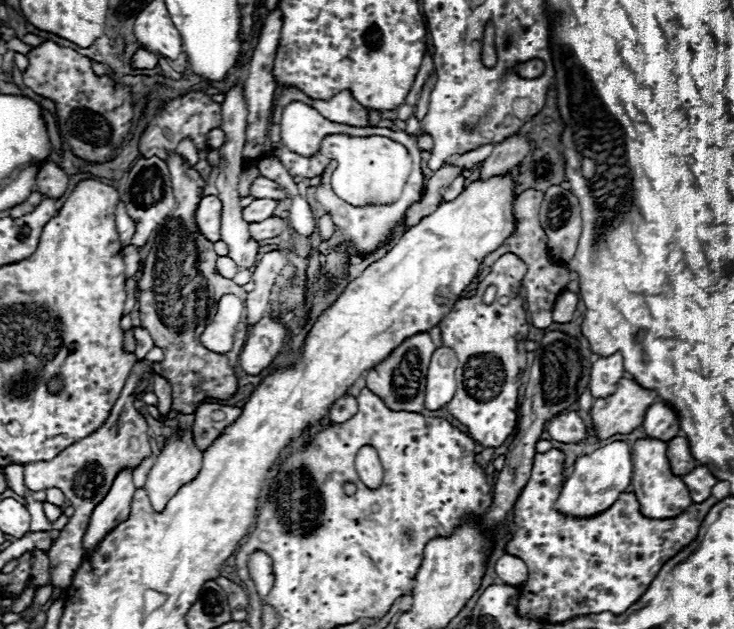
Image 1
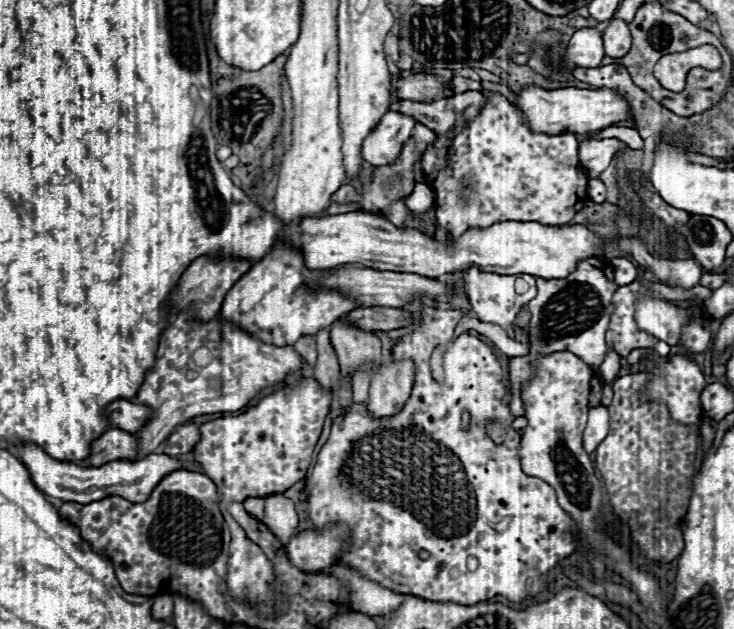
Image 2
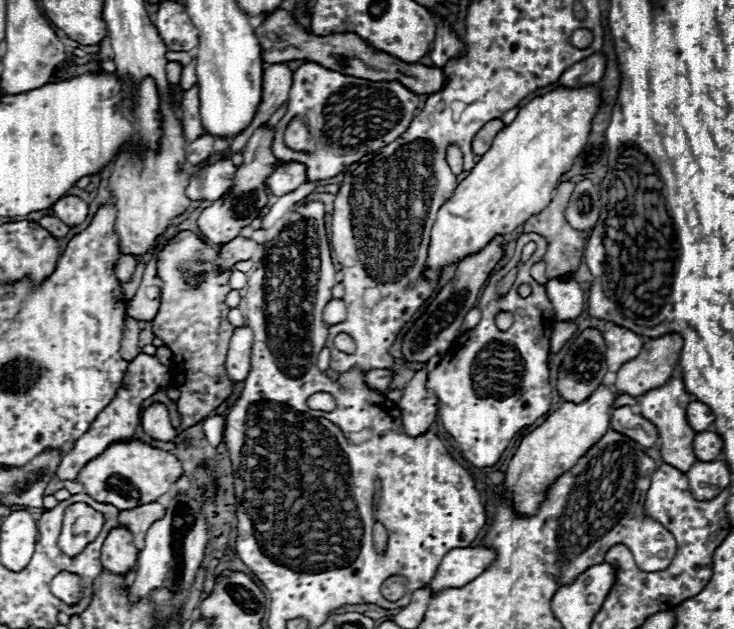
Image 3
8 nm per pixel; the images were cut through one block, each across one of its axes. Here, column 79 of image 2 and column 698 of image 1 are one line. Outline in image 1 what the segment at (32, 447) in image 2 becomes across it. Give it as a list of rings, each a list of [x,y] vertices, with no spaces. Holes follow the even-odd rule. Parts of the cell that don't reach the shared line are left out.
[[[696,466],[690,474],[682,476],[682,482],[688,486],[692,500],[700,502],[700,500],[706,500],[710,496],[710,490],[718,480],[716,480],[716,476],[712,476],[712,472],[708,468]]]

